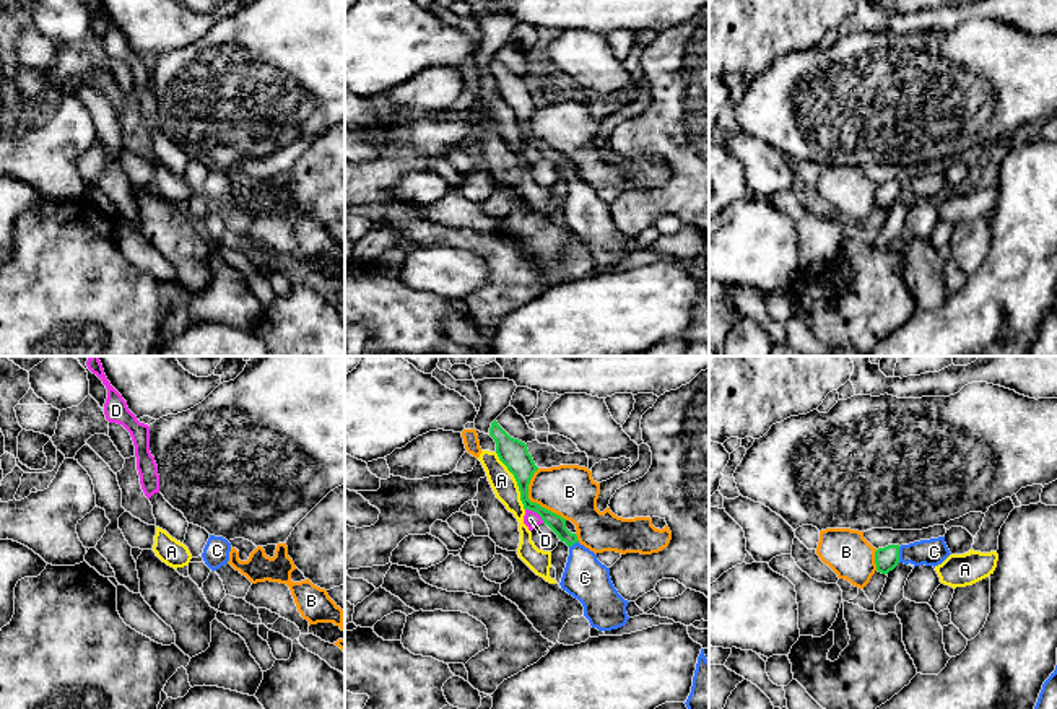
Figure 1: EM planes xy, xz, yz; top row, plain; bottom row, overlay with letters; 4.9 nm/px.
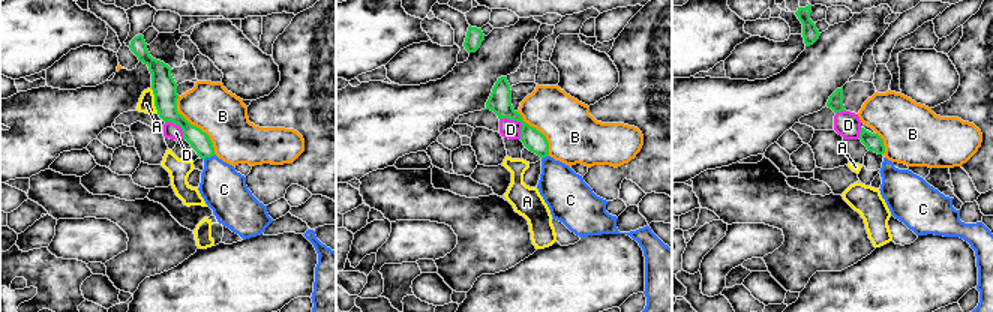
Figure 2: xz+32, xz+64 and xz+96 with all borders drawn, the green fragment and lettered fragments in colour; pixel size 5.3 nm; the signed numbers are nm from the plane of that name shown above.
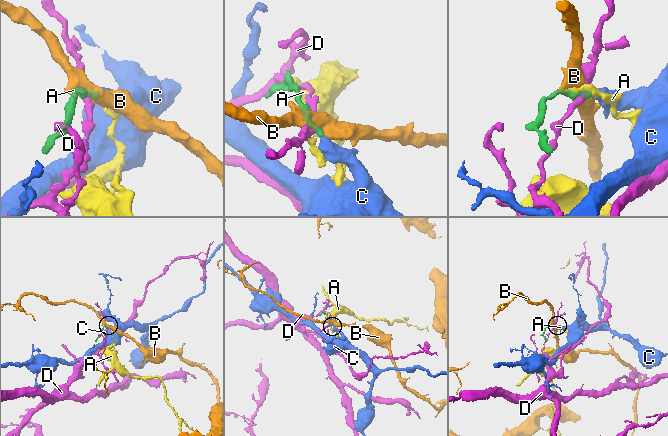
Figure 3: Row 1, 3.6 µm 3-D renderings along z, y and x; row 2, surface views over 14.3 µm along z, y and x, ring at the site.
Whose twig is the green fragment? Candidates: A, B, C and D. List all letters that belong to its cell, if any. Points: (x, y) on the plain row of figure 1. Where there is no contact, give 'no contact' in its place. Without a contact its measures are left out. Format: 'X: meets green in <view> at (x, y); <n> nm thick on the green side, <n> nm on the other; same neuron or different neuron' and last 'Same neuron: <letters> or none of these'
A: meets green in xz at (516, 116); 140 nm thick on the green side, 120 nm on the other; different neuron
B: meets green in xz at (534, 139); 140 nm thick on the green side, 260 nm on the other; different neuron
C: meets green in yz at (898, 191); 120 nm thick on the green side, 140 nm on the other; same neuron
D: meets green in xz at (535, 147); 130 nm thick on the green side, 80 nm on the other; different neuron
Same neuron: C

